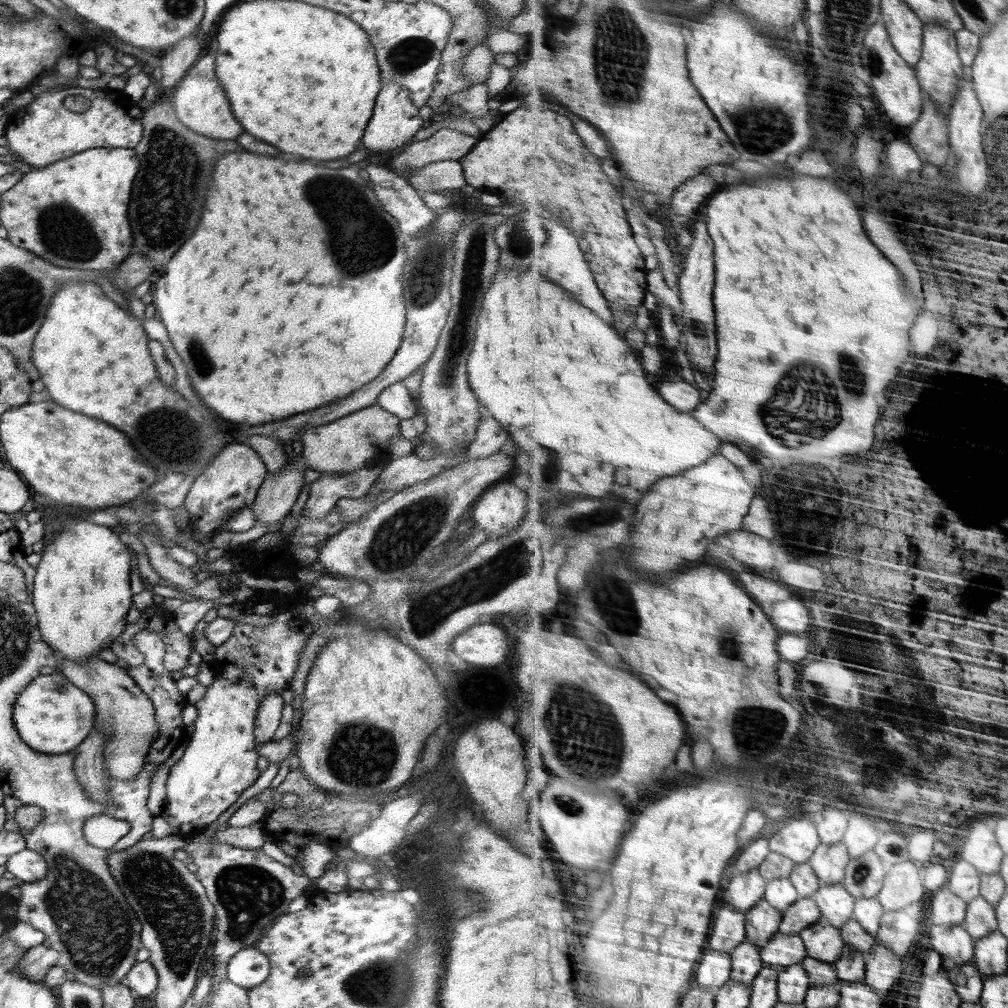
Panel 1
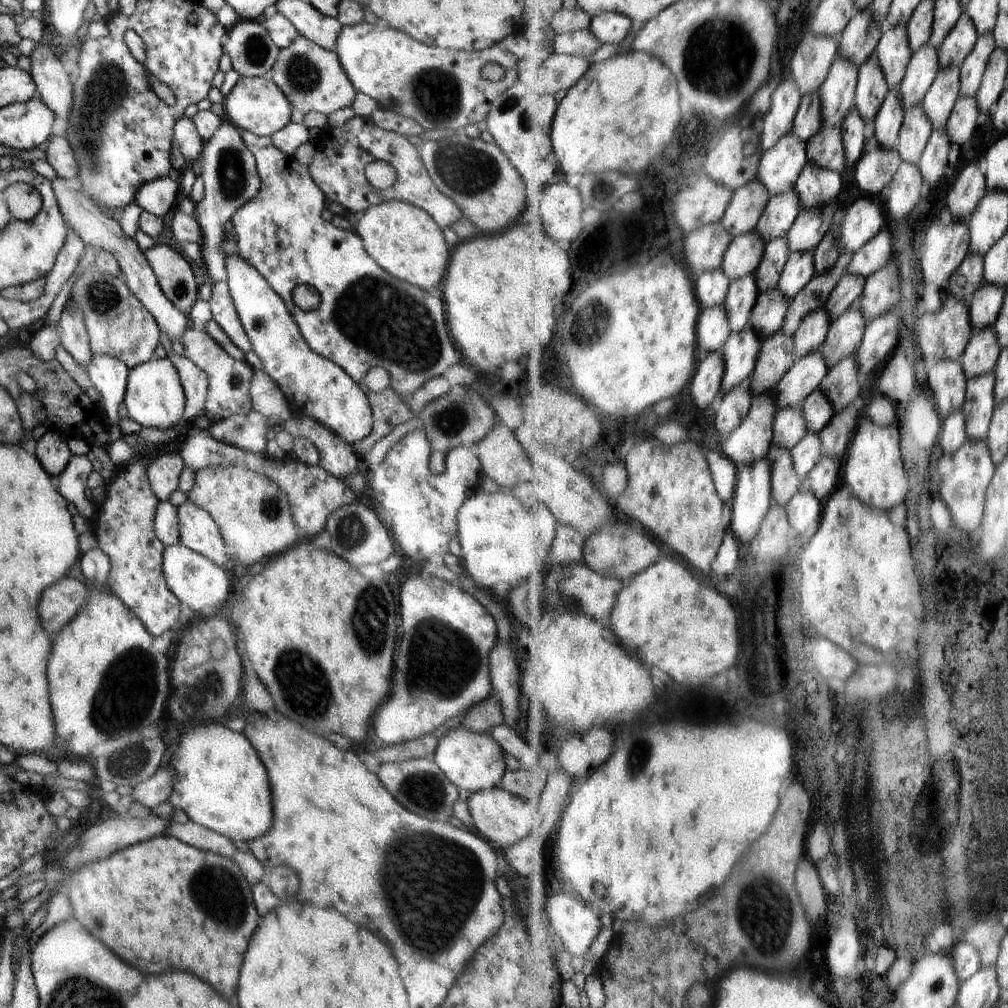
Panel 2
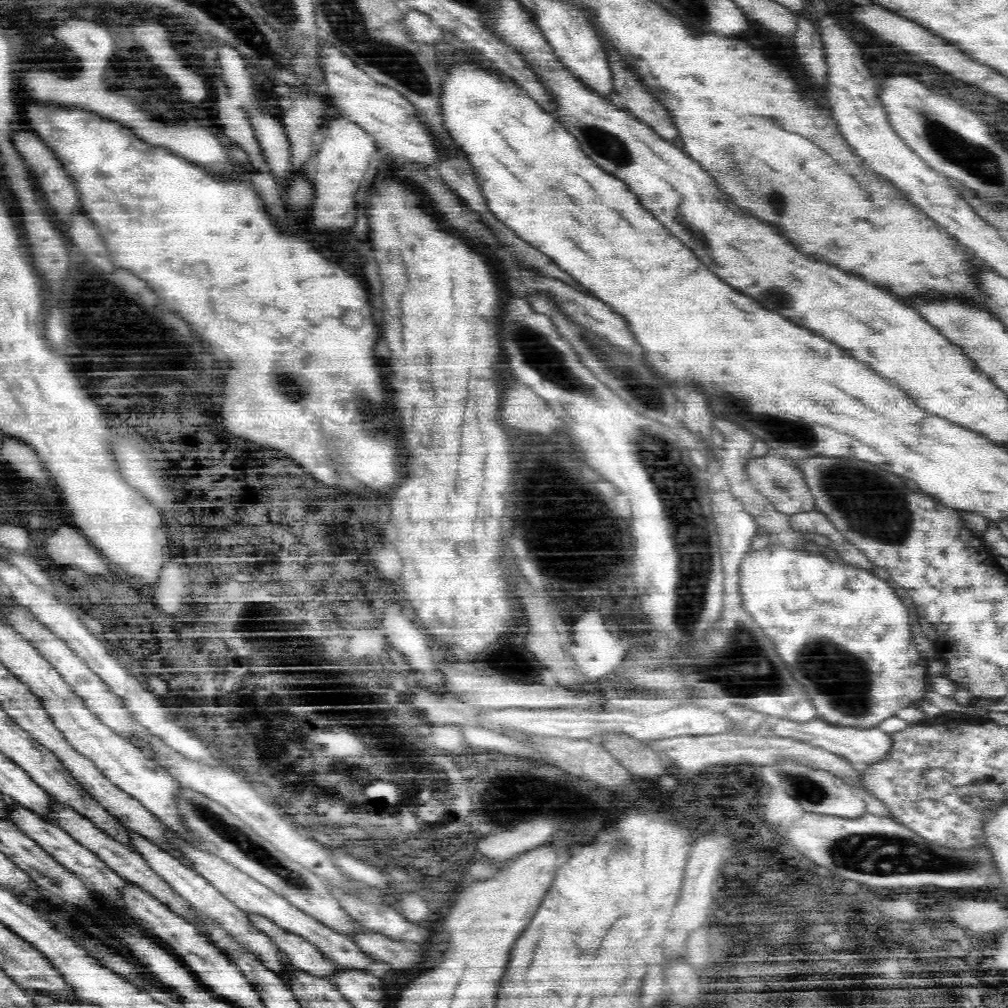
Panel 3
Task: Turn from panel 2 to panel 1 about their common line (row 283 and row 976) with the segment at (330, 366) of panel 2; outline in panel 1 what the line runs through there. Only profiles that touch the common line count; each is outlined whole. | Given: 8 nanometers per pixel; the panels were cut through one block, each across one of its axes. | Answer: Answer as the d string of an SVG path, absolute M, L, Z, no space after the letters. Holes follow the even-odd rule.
M255 947L236 952L226 965L228 980L248 990L256 987L270 975L270 961Z

